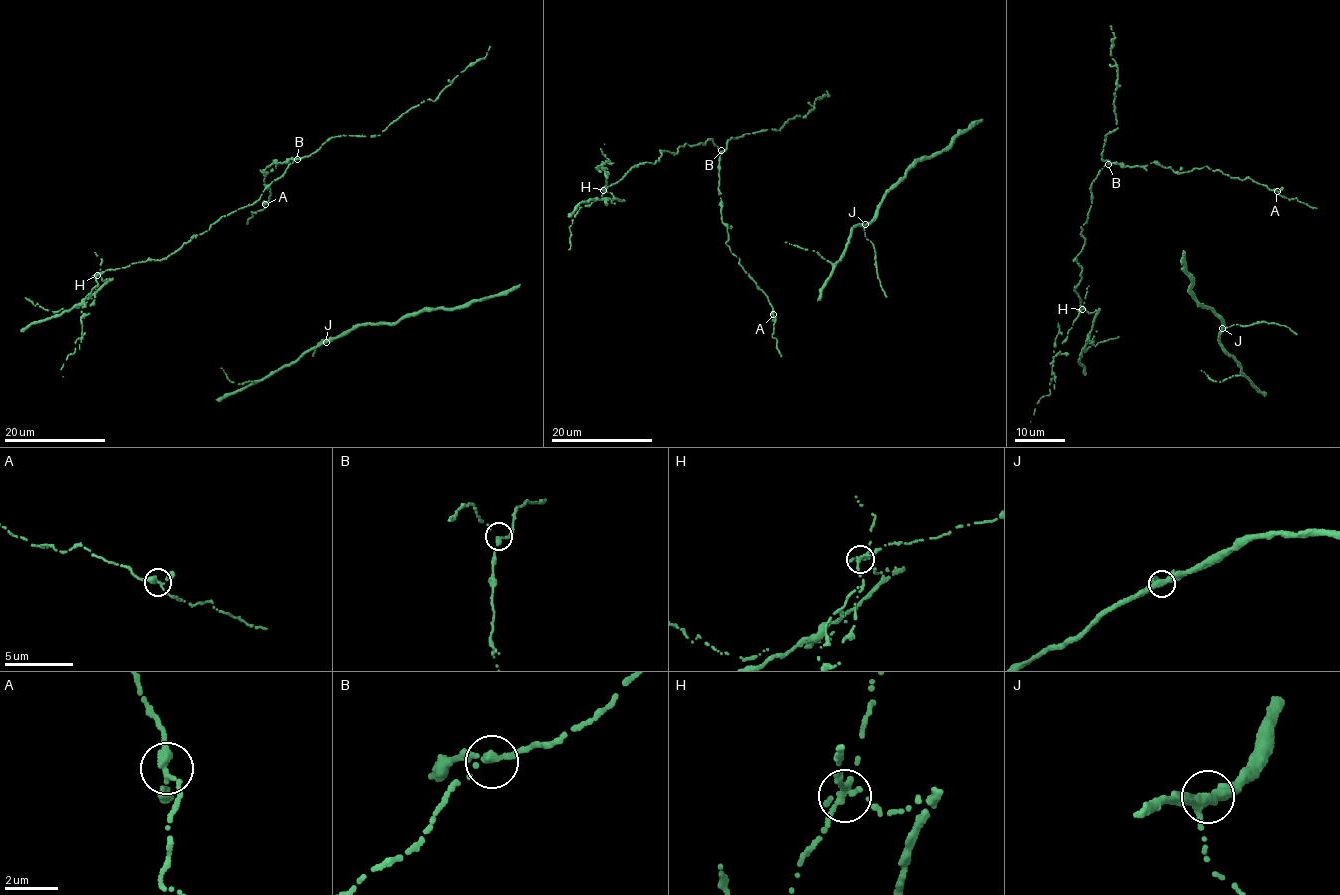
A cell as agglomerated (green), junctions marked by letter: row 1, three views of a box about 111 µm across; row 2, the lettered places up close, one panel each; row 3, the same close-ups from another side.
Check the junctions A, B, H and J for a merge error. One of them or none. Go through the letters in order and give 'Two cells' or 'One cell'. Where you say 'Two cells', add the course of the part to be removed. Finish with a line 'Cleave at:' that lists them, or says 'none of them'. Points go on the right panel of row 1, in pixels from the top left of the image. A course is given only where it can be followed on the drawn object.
A: One cell
B: One cell
H: Two cells. Course of the part to remove: (1082, 309), (1067, 336), (1058, 333), (1054, 340), (1050, 393), (1039, 399), (1030, 421)
J: One cell
Cleave at: H

